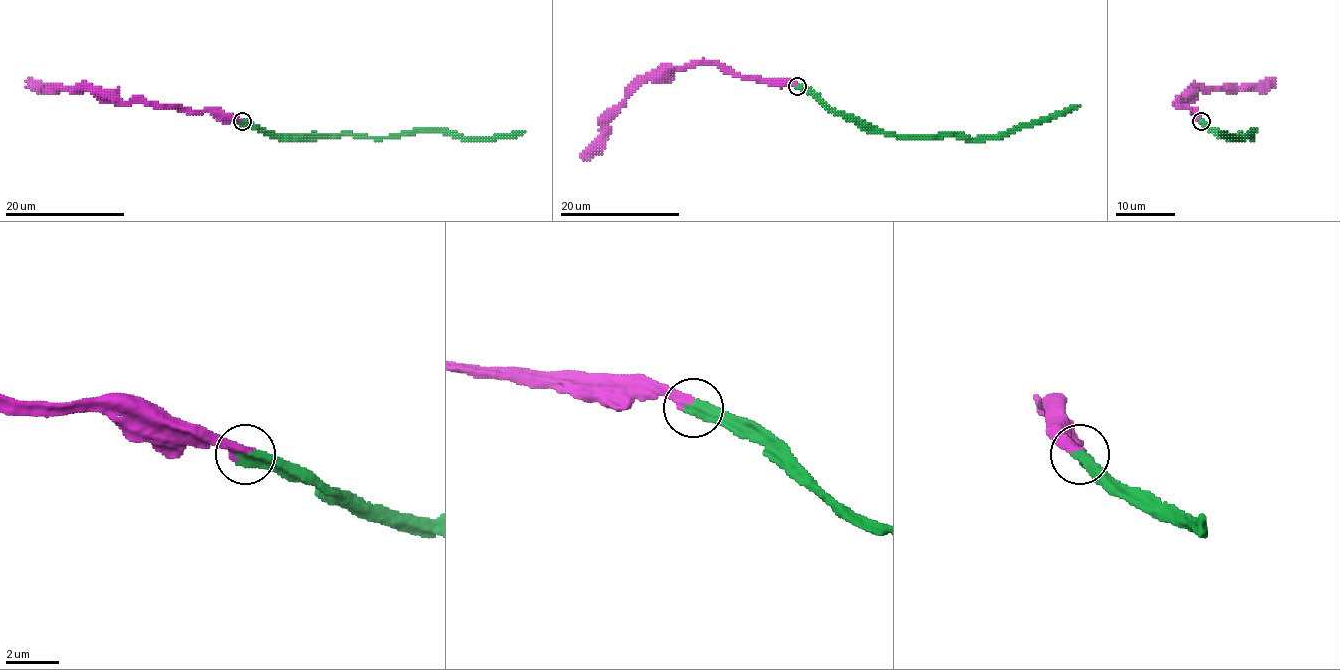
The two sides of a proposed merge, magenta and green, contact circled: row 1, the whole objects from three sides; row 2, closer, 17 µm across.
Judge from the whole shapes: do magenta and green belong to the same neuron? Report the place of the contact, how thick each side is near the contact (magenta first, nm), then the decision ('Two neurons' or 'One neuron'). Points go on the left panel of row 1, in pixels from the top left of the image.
Place: (242, 121). Thickness 420 nm (magenta) against 460 nm. One neuron

